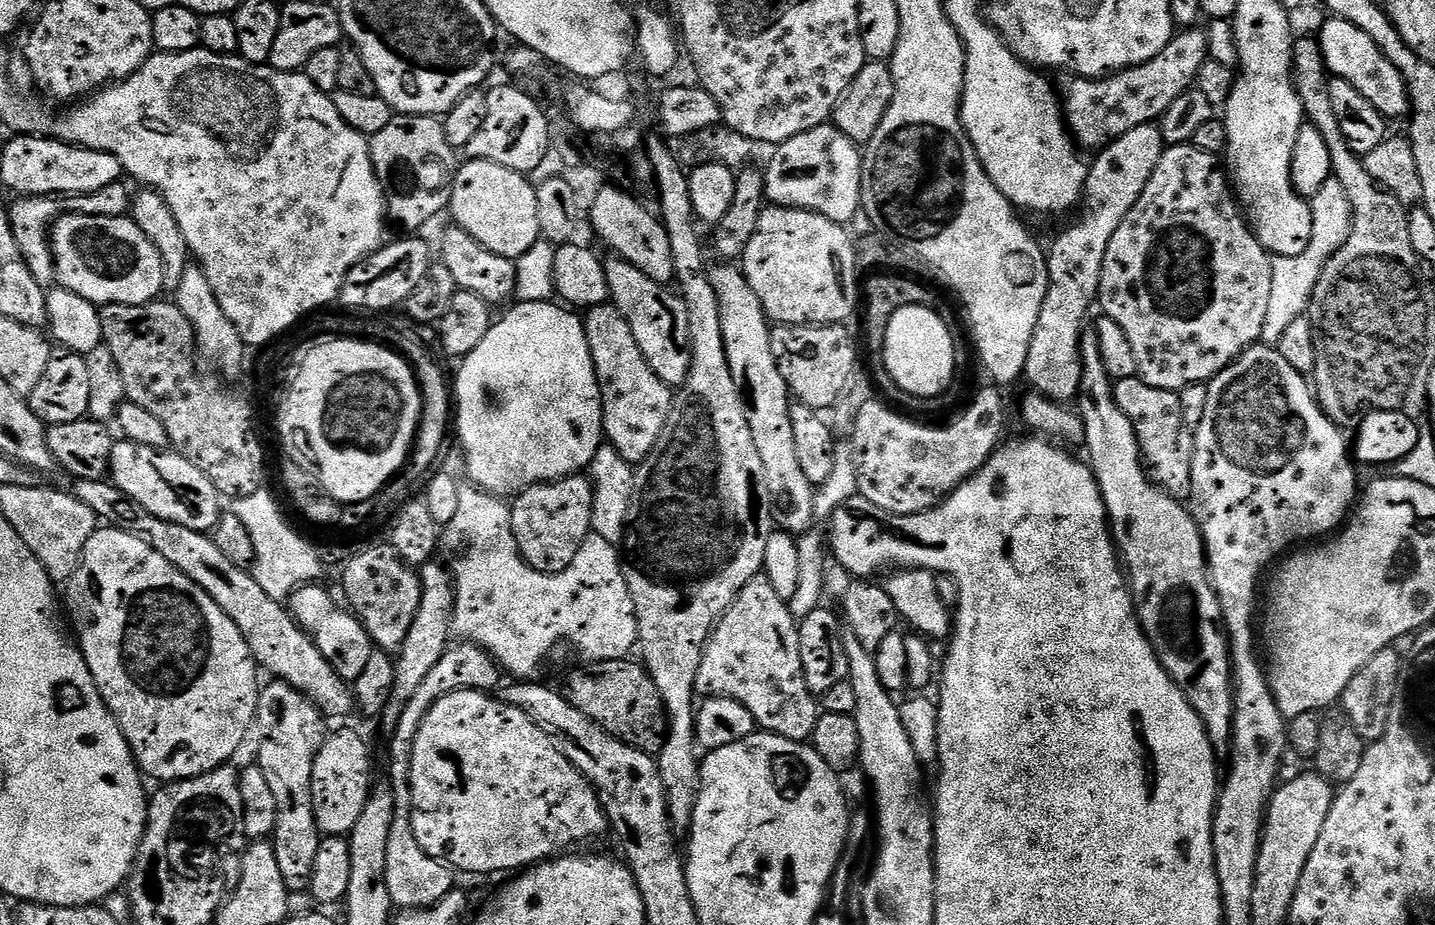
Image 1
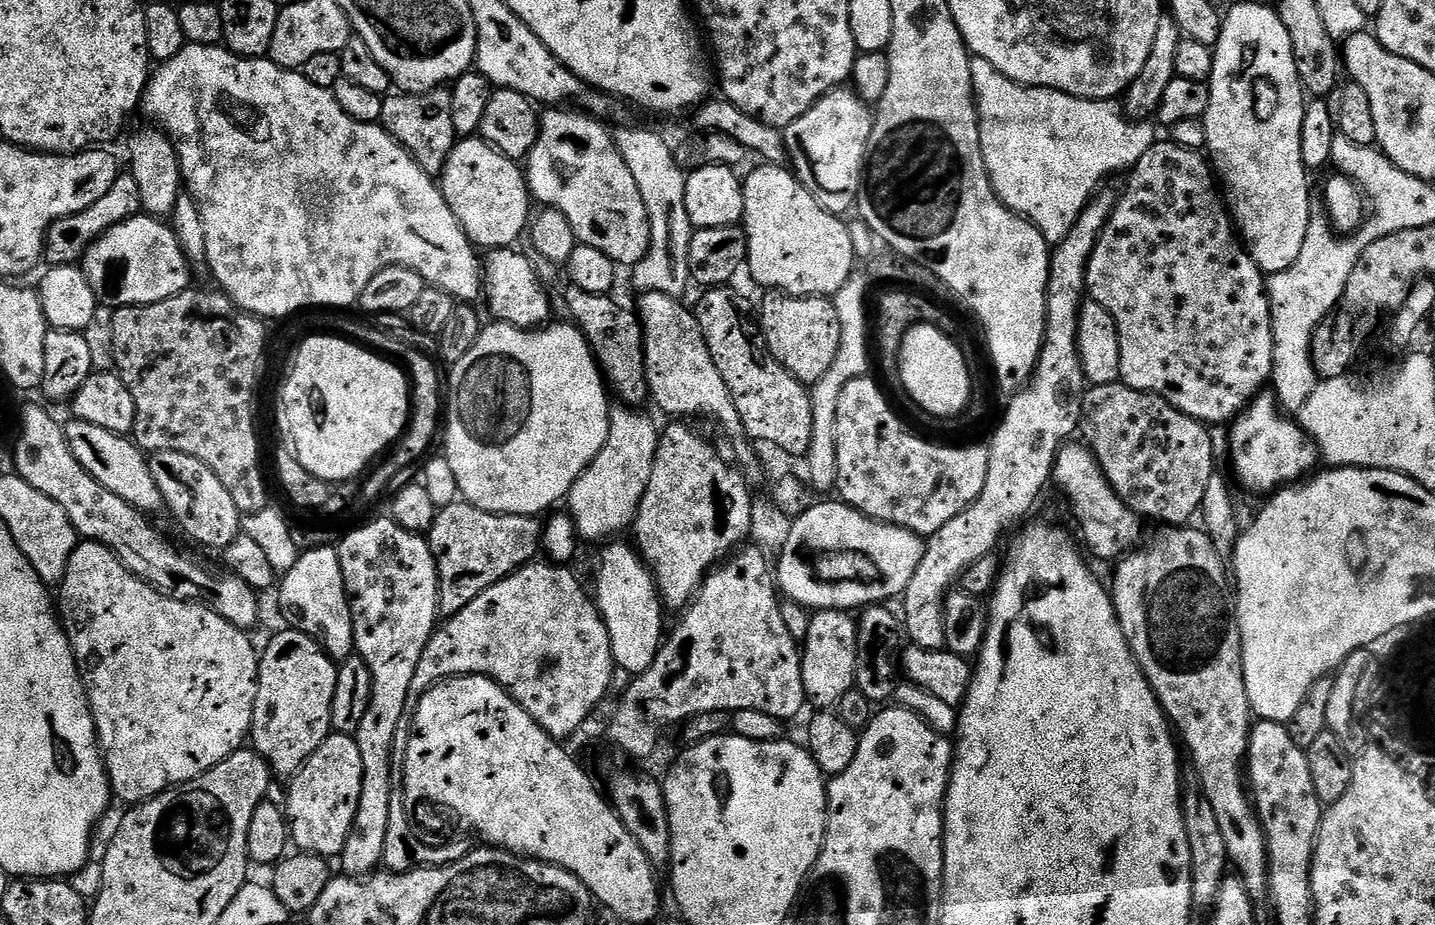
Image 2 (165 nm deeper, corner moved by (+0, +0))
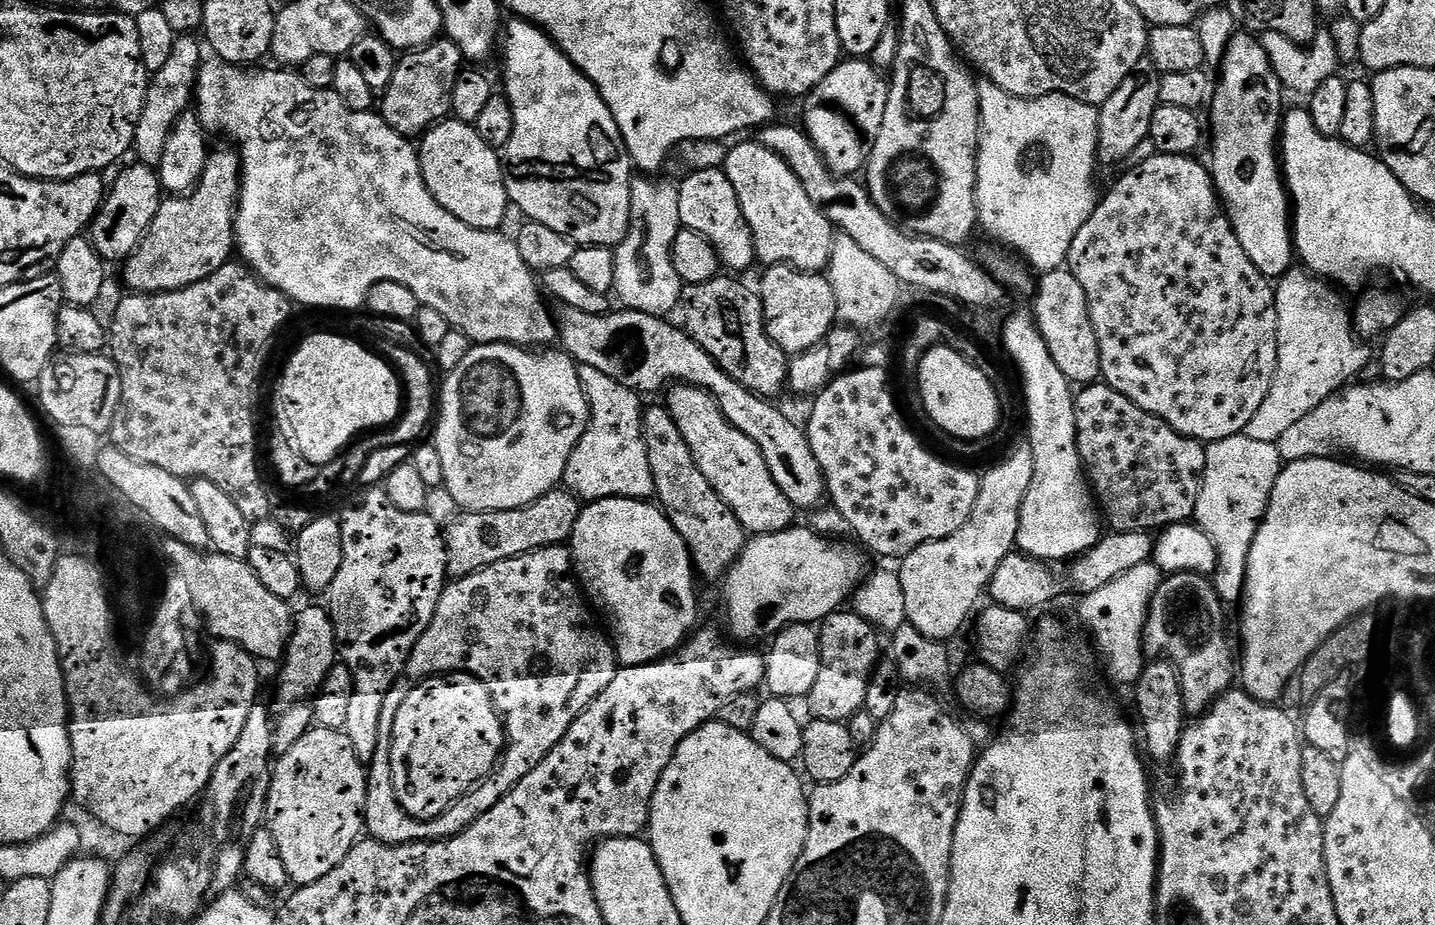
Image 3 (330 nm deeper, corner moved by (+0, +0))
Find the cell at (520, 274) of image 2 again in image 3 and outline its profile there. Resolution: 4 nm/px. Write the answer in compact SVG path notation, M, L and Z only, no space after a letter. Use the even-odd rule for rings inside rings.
M556 302L551 305L550 311L556 322L559 347L567 352L577 365L594 366L594 370L602 370L602 374L614 378L614 382L622 382L622 386L641 394L656 392L664 387L667 389L675 384L689 384L704 389L715 398L728 421L738 430L742 430L742 434L746 434L746 438L750 438L750 442L754 442L758 450L762 450L762 458L766 458L766 466L770 466L770 474L774 482L778 482L778 490L786 494L793 509L815 510L825 503L826 489L822 466L818 466L818 458L814 458L814 450L810 450L807 431L801 425L799 428L782 409L775 408L771 399L754 394L746 390L746 386L734 382L734 378L730 378L730 374L726 374L726 370L722 370L722 366L714 362L714 358L710 358L710 354L706 354L706 350L702 350L702 346L698 346L698 342L694 342L694 338L689 336L683 327L675 328L674 325L667 324L667 319L659 316L627 310L583 312L574 310L574 306Z

